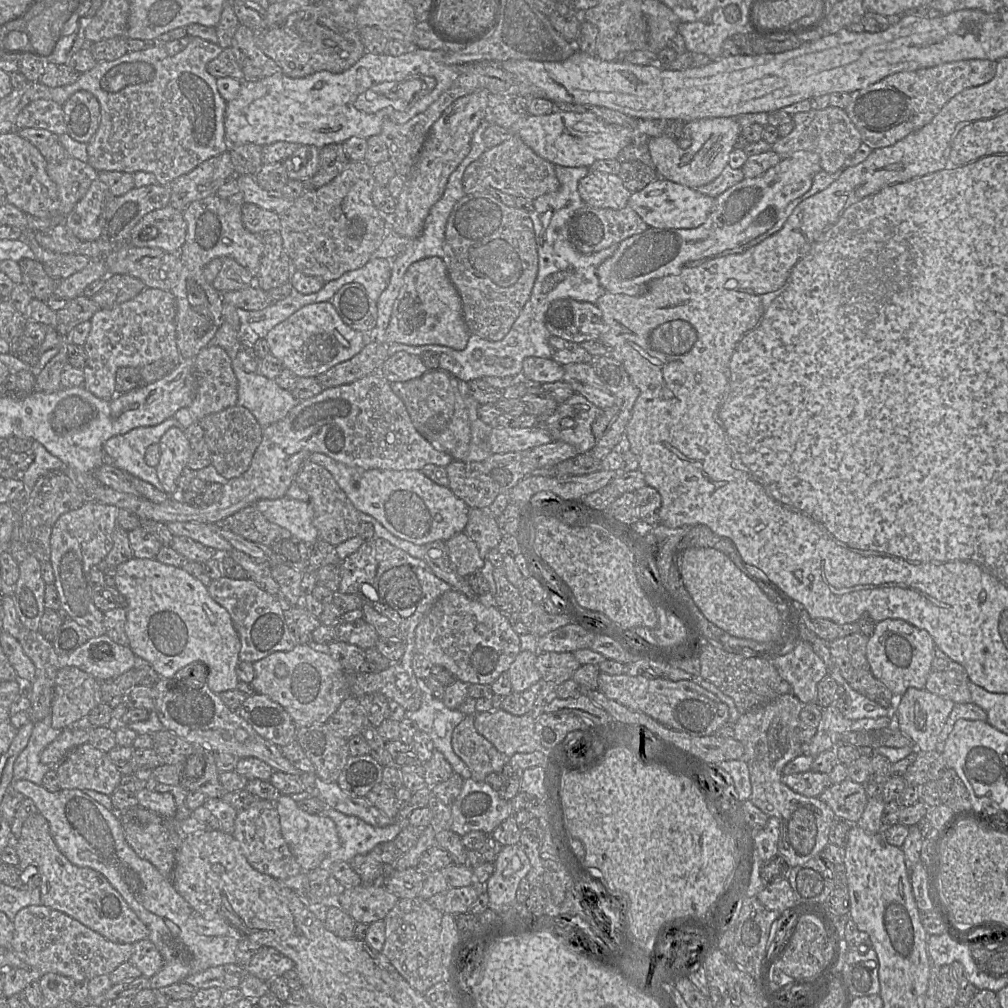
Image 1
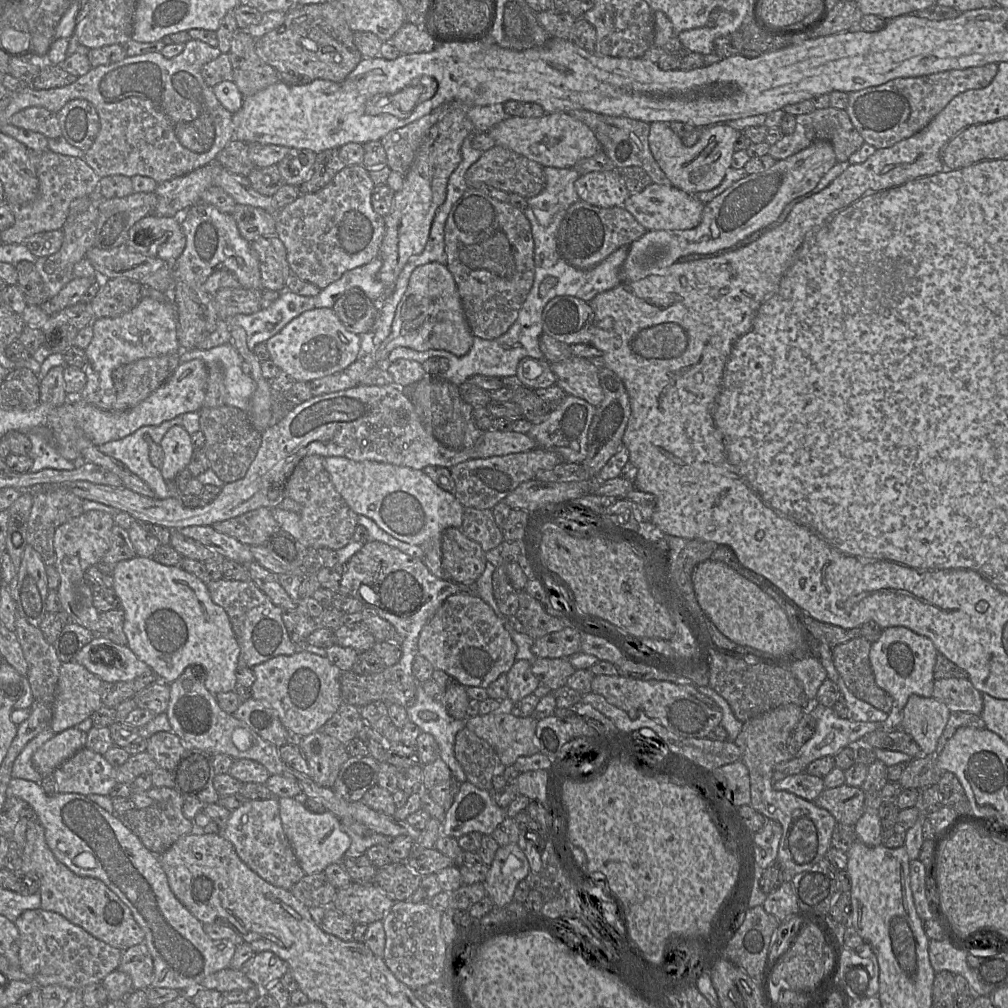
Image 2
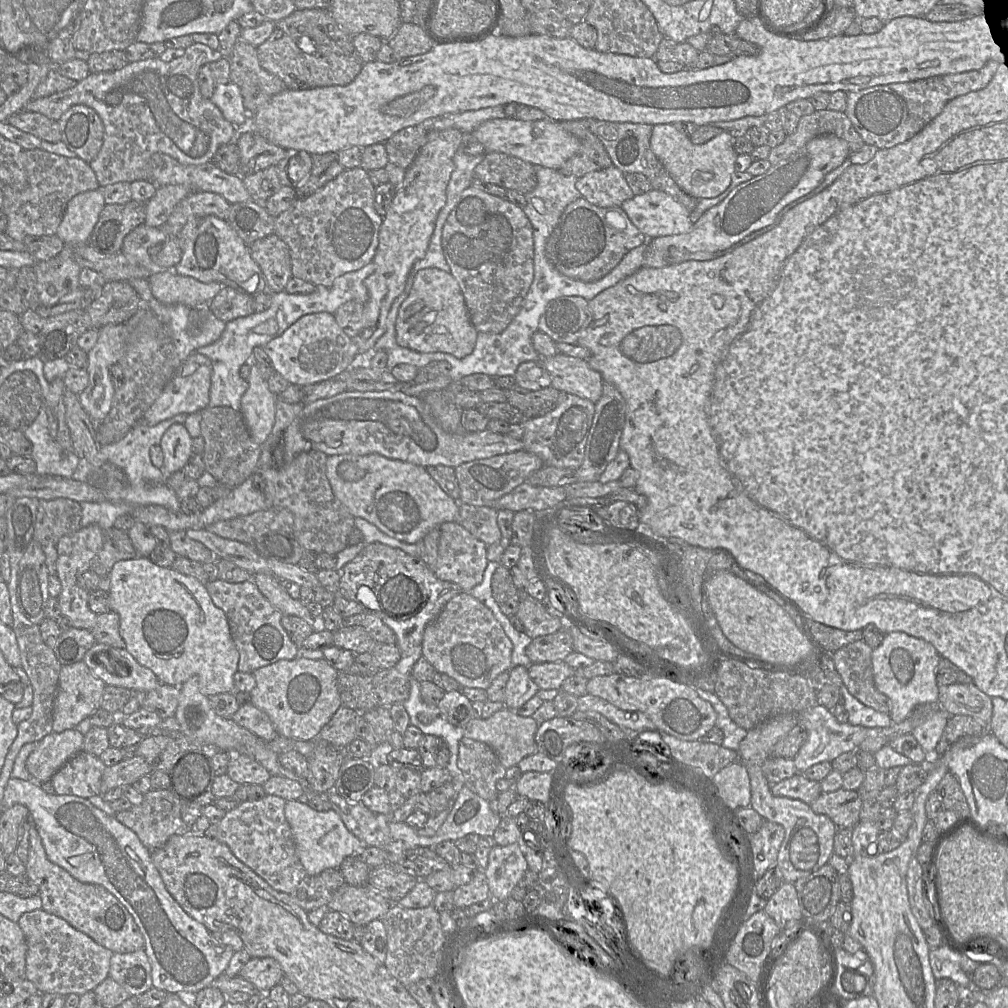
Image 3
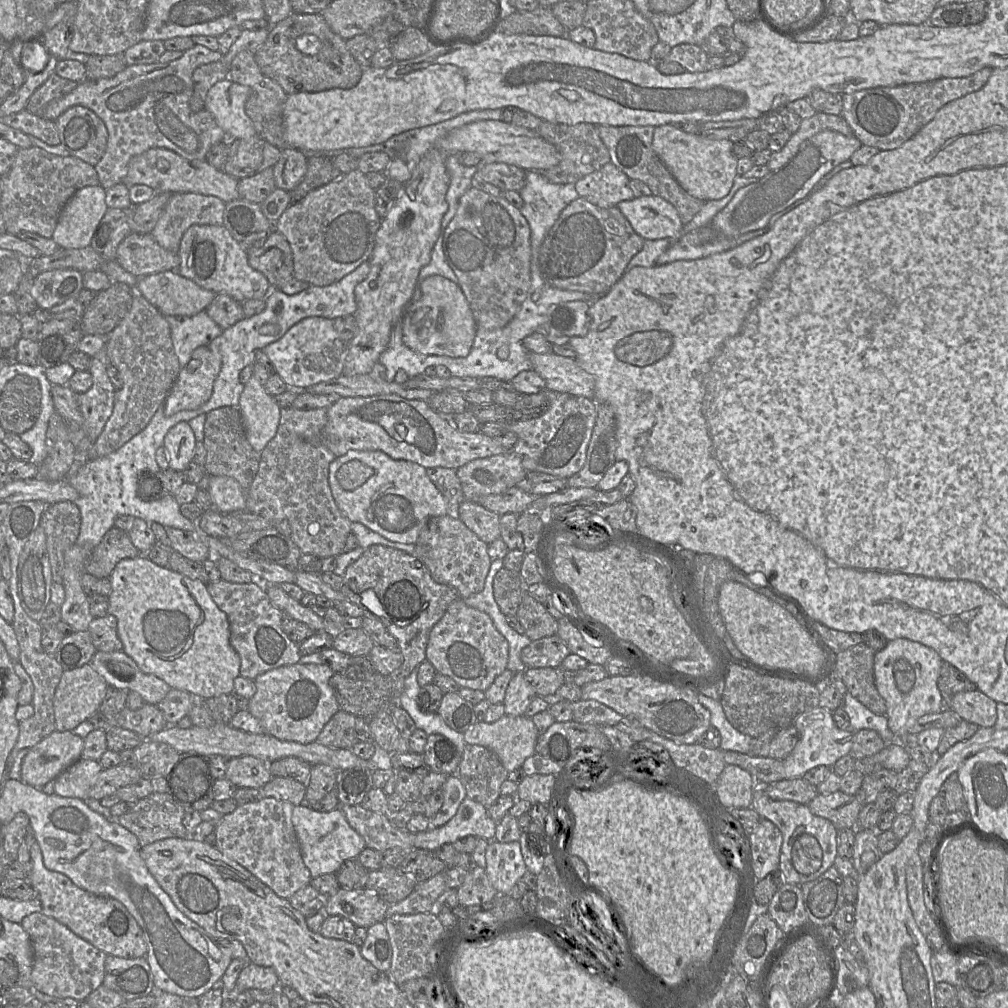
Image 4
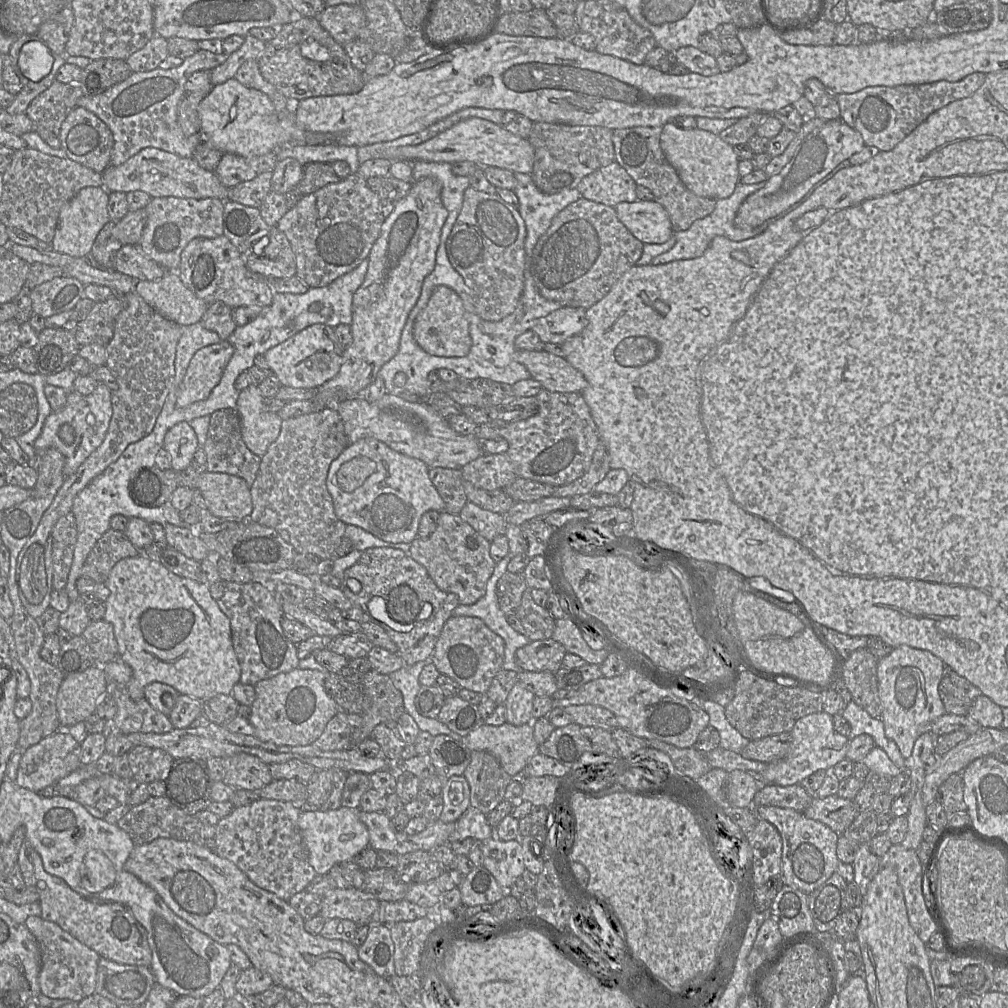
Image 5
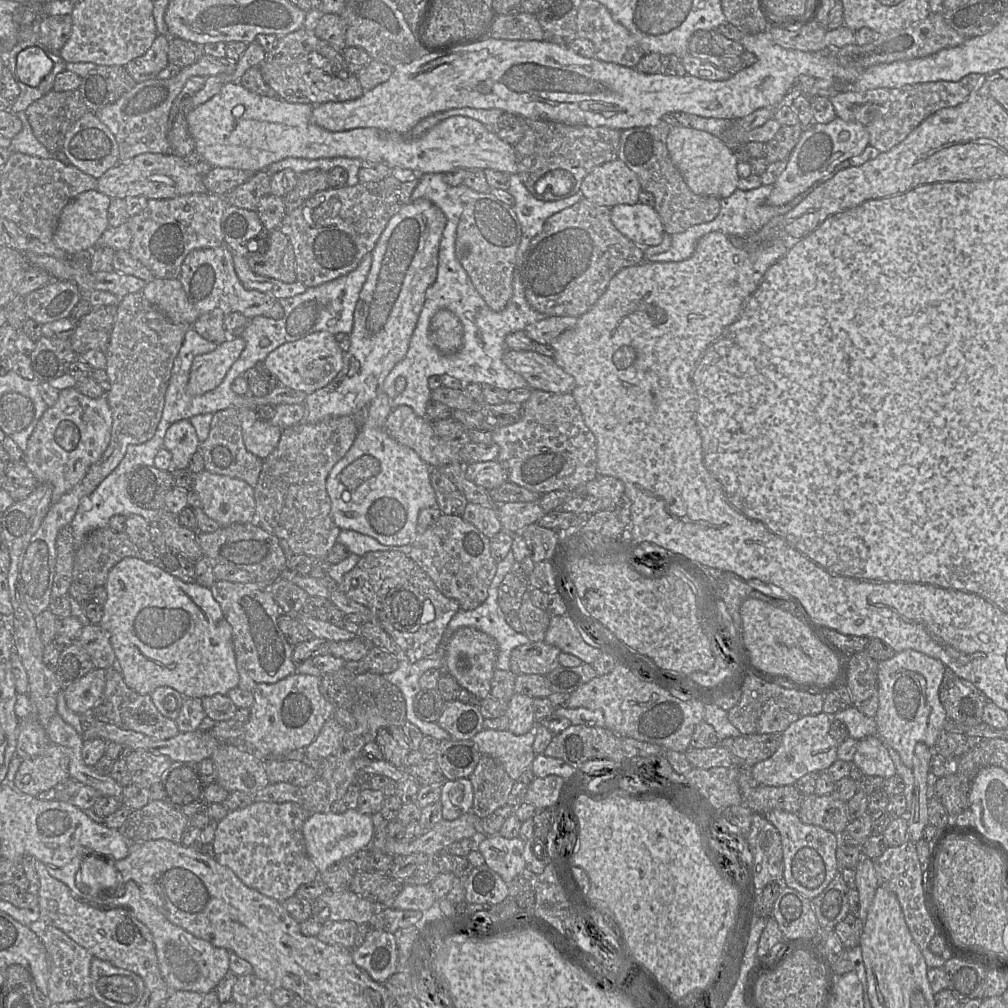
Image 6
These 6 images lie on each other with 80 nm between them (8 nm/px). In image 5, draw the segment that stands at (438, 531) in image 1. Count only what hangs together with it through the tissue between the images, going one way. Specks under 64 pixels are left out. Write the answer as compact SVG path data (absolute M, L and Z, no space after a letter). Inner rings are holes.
M367 437L350 443L332 461L326 486L332 497L335 514L345 524L358 526L386 542L411 543L418 536L420 519L425 512L445 511L445 503L429 478L429 469L421 460L399 453L385 443Z

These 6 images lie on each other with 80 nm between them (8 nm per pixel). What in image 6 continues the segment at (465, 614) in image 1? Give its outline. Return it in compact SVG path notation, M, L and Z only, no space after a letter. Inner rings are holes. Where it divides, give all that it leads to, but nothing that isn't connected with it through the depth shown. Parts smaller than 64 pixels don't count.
M473 627L460 628L444 645L443 672L452 675L462 688L483 700L490 695L498 652L499 645L493 637Z

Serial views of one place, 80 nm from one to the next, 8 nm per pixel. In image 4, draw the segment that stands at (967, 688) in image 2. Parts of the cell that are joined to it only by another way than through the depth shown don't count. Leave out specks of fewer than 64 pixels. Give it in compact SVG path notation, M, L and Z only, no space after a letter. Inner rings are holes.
M979 690L957 693L947 708L979 727L994 727L997 720L997 702Z

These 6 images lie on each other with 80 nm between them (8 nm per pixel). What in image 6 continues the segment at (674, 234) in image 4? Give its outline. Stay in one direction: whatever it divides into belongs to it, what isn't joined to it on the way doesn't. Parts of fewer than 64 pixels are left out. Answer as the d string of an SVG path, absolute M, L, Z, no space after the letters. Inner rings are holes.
M640 202L619 204L611 208L614 227L644 251L659 245L664 238L662 221L654 207Z

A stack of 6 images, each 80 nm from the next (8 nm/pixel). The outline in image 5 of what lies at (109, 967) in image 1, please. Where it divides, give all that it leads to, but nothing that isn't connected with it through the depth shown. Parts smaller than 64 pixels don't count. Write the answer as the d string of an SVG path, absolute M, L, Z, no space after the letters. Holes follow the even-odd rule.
M29 916L26 927L36 938L40 948L39 985L41 993L53 999L69 999L79 1003L95 993L97 968L100 956L63 930L41 916Z

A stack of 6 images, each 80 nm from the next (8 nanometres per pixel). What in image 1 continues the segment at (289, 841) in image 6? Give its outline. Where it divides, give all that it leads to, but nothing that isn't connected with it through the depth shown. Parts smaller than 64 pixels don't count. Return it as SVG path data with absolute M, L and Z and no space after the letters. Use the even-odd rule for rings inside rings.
M258 800L249 807L239 810L232 836L239 842L249 864L257 871L284 880L302 871L281 834L276 804L269 800Z

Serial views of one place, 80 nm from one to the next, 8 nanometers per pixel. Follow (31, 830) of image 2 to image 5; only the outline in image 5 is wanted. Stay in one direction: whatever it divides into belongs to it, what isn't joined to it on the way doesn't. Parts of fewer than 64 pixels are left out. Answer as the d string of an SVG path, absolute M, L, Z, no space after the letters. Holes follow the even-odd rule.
M35 850L32 863L41 917L44 920L56 923L102 958L124 965L150 967L152 954L147 933L127 907L114 902L103 902L81 896L72 890L63 879L47 873L41 856Z

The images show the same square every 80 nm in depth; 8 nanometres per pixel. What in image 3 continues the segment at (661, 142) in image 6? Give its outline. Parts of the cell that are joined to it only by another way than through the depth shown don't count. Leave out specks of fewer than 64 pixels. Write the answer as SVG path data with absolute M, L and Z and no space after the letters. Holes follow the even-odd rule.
M583 119L581 121L583 121L590 132L601 141L612 164L621 172L624 174L643 174L651 183L652 189L663 191L680 202L689 211L694 210L697 200L680 189L651 150L650 139L653 125L630 122L610 122L597 119Z

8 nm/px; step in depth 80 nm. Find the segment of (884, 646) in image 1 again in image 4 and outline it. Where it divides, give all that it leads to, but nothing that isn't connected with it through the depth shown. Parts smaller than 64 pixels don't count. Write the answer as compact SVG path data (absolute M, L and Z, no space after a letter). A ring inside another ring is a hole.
M897 638L897 639L889 640L887 641L887 645L885 646L884 649L875 652L874 654L875 686L886 704L886 717L888 719L888 727L892 731L892 733L896 735L897 739L904 739L907 738L907 735L912 735L912 734L907 734L907 728L911 727L918 718L926 714L938 713L944 708L944 701L938 688L938 677L940 674L941 667L942 667L942 658L937 654L936 651L934 651L932 648L929 648L928 646L925 646L919 642L907 638Z

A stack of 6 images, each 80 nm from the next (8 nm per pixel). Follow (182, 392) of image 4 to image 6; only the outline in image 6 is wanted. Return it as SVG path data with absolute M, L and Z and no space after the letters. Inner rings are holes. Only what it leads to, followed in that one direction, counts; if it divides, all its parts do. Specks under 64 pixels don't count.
M242 337L225 341L214 351L194 358L186 391L200 396L216 389L246 345Z

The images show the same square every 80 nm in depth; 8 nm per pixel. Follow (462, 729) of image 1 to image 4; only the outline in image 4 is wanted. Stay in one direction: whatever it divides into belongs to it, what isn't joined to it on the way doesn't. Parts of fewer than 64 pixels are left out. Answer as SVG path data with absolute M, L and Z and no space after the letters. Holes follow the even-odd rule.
M466 744L456 774L465 787L467 797L488 808L501 795L501 785L508 779L509 772L503 767L497 755L488 748Z

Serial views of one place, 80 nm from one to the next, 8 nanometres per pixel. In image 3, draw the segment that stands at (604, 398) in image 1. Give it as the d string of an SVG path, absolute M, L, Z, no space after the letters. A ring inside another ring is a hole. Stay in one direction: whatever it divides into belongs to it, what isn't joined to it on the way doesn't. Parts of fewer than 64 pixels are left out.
M558 353L541 361L551 375L551 386L561 393L574 394L595 404L601 398L604 380L587 360Z

